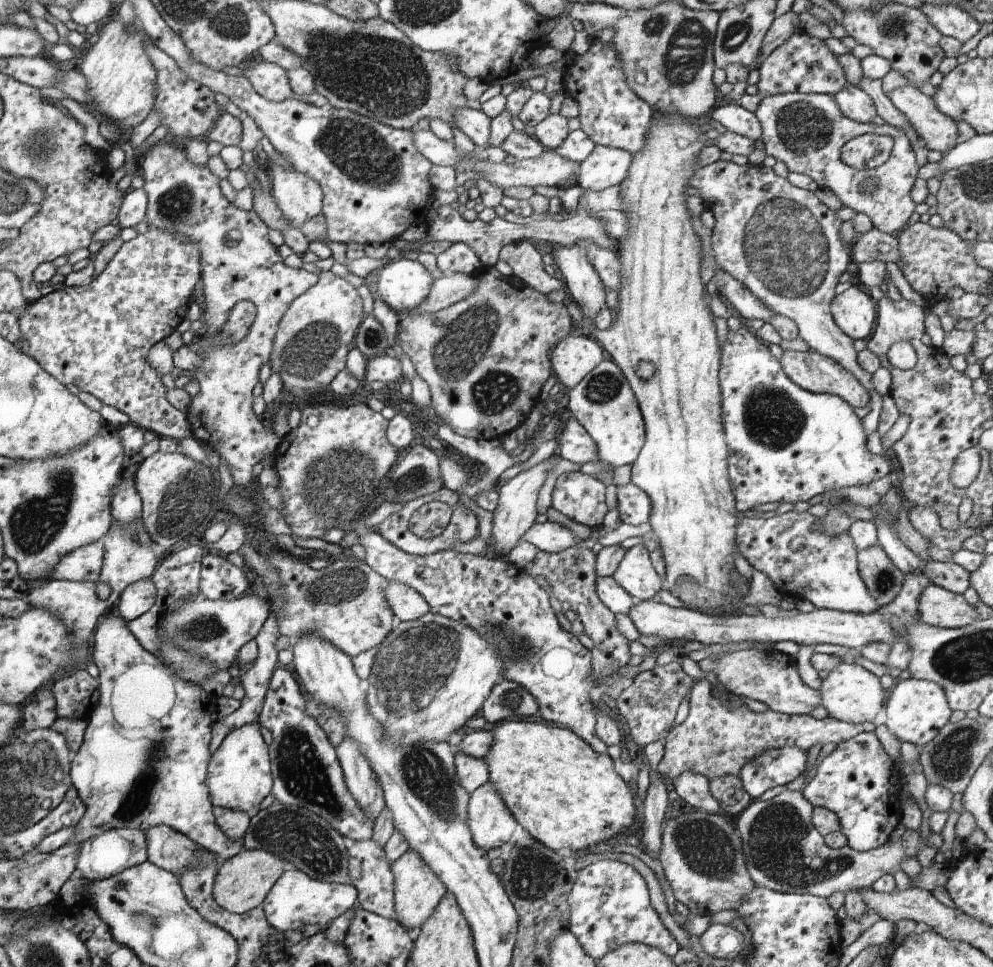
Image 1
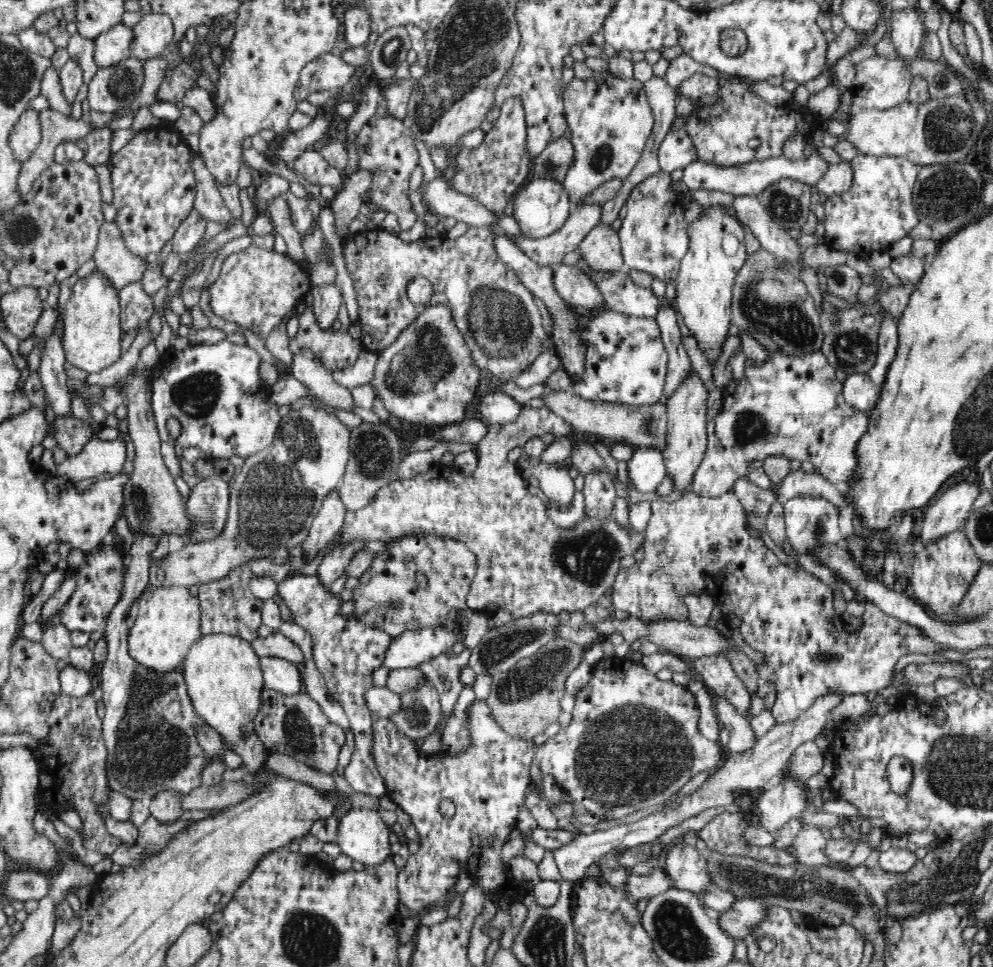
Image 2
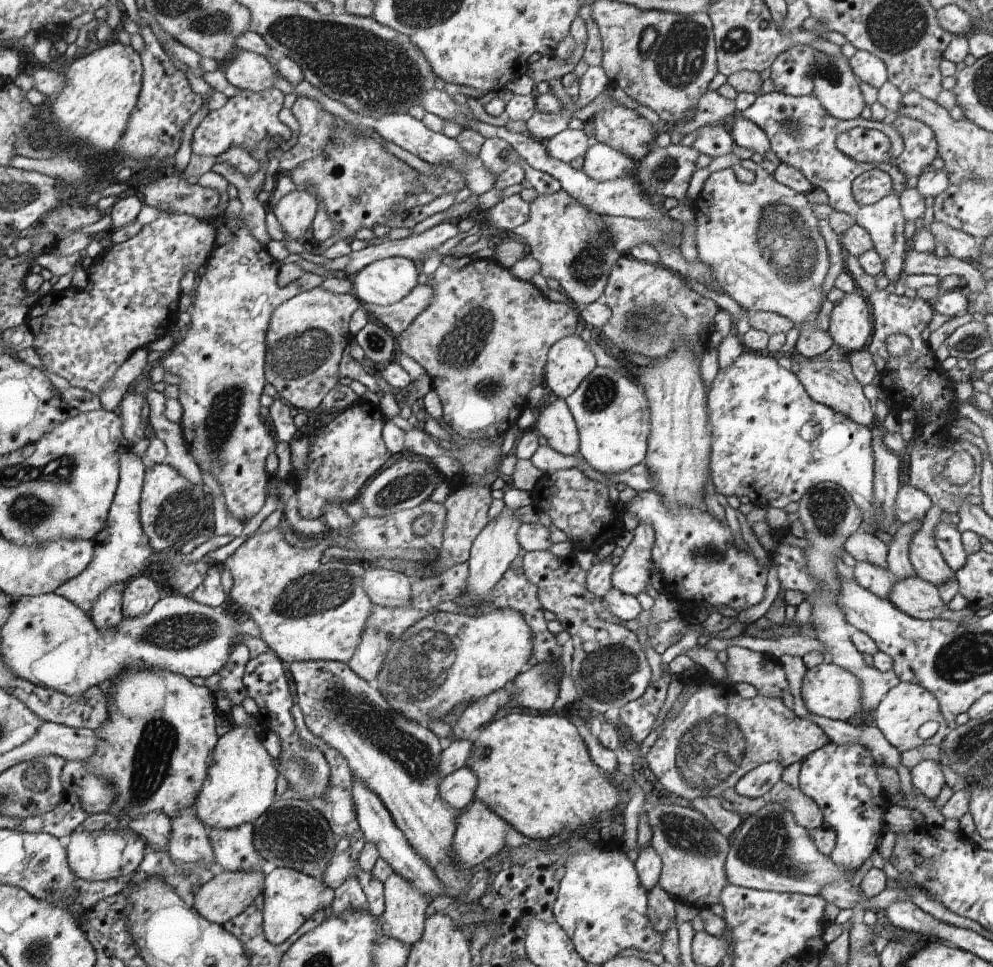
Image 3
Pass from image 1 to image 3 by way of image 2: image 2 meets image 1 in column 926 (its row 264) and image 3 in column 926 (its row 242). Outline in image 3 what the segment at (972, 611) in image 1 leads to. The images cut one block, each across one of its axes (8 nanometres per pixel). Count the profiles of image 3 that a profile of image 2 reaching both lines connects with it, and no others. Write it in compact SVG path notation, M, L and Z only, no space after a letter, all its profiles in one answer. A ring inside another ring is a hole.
M914 576L894 580L888 600L900 612L904 612L914 619L939 619L940 613L947 609L940 598L937 586Z

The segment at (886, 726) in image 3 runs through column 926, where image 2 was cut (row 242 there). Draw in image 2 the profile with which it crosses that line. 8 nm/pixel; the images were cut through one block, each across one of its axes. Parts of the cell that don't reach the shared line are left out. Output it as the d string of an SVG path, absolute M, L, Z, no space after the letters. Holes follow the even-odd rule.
M706 207L702 216L689 225L690 245L680 262L674 301L674 309L684 318L689 334L696 339L712 366L718 360L720 348L730 330L733 284L747 257L744 226L738 223L736 217L728 215L725 207ZM724 236L734 236L738 240L738 249L730 256L722 249Z

